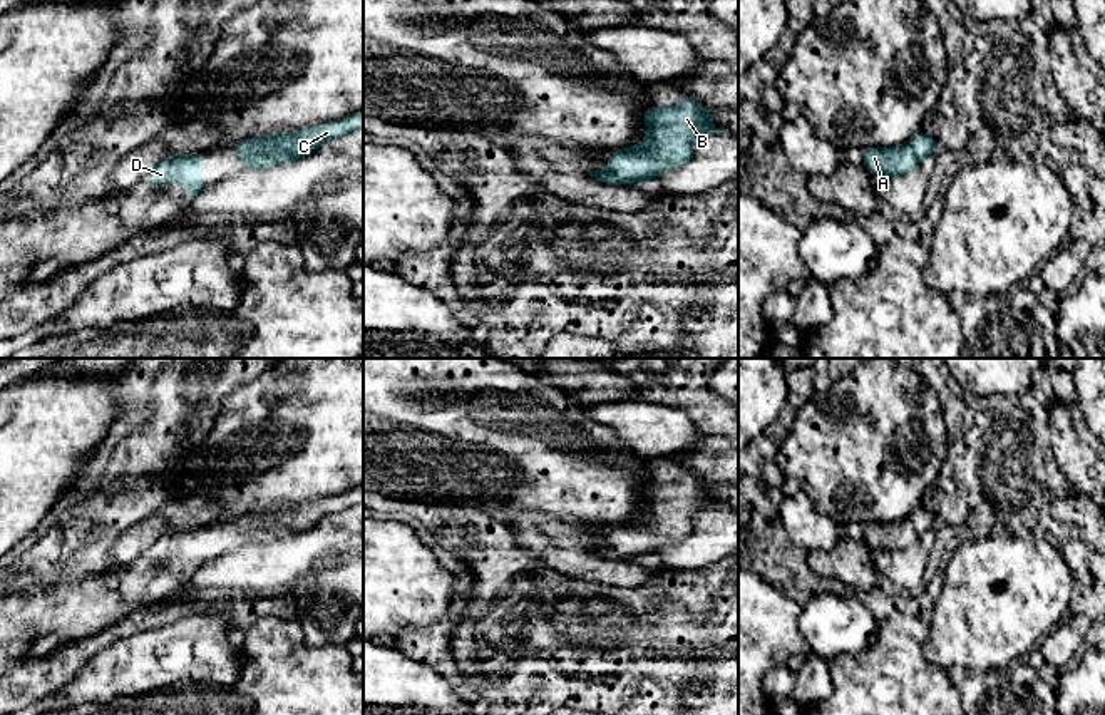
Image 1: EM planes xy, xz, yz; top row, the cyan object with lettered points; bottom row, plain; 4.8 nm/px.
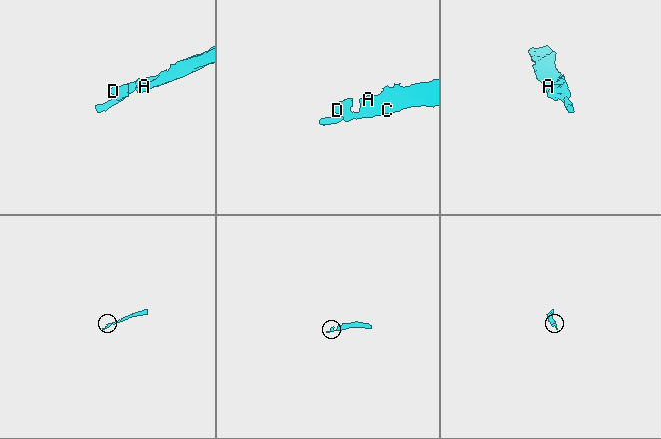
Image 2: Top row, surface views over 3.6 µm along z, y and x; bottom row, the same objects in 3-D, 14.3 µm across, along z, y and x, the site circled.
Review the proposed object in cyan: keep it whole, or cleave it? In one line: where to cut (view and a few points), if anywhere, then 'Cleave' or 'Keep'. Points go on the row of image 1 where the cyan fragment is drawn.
No split. Keep

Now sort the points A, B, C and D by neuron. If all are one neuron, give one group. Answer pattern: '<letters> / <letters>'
A B C D

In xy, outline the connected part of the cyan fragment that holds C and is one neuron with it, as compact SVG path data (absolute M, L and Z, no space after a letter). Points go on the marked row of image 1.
M363 111L348 117L311 126L301 131L253 136L233 144L241 154L241 169L268 169L310 156L323 142L343 137L363 126Z

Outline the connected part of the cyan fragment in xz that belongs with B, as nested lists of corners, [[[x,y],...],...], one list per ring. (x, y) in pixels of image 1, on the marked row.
[[[685,95],[673,107],[648,107],[641,117],[646,136],[641,144],[609,152],[604,171],[589,172],[603,184],[648,183],[663,171],[695,159],[693,144],[705,134],[720,132],[712,122],[712,109]]]

